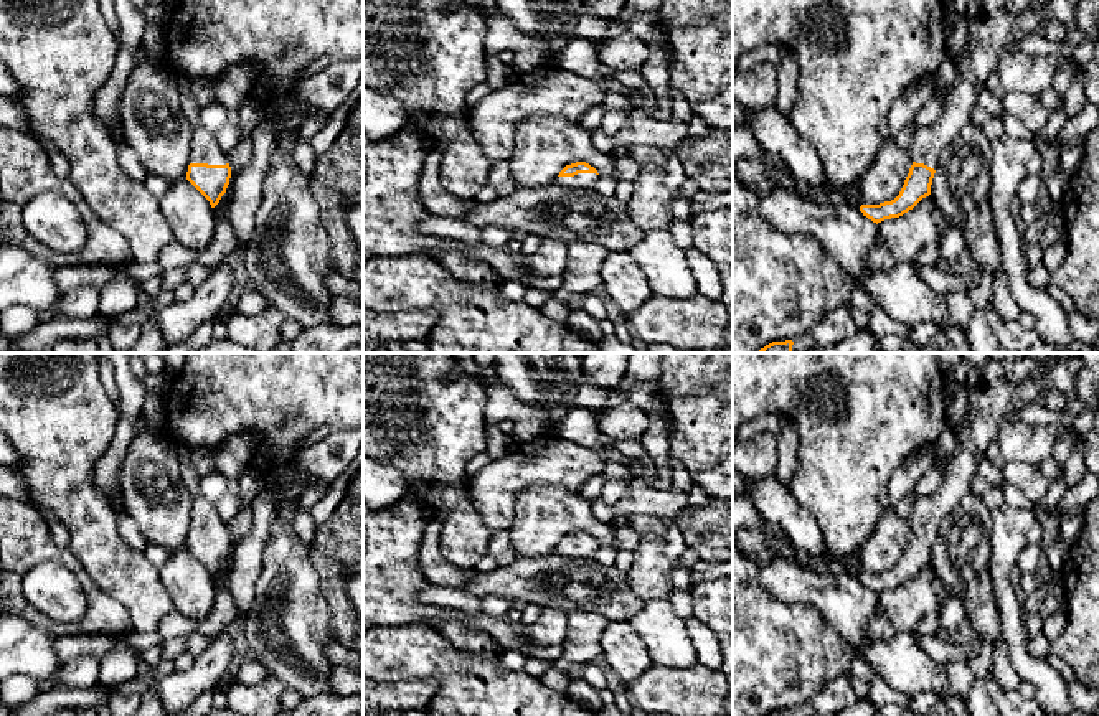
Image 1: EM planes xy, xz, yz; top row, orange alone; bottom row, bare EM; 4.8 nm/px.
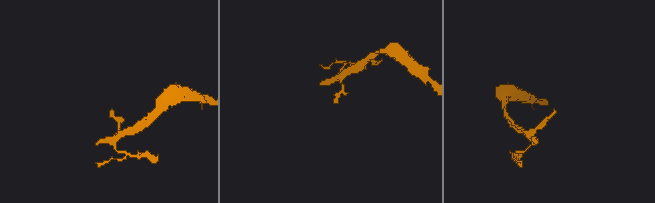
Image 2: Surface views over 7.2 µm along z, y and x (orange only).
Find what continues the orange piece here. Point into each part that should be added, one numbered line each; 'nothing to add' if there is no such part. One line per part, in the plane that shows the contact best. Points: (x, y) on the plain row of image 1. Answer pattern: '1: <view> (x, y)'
1: xz (581, 550)

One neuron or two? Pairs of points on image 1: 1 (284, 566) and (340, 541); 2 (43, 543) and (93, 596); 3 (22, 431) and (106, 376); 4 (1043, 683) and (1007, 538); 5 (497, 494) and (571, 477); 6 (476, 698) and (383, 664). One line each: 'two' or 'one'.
1: two
2: one
3: two
4: one
5: one
6: one

